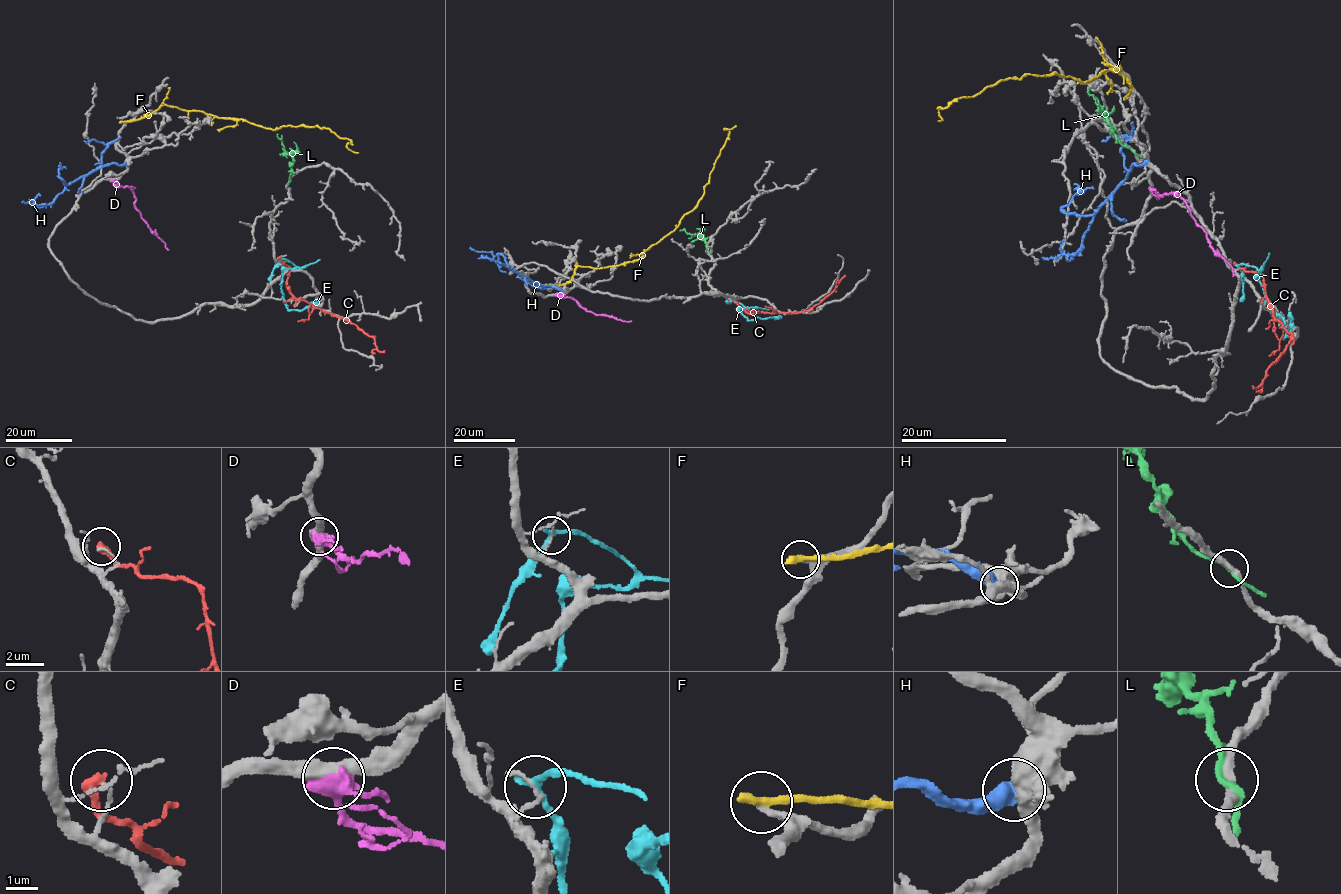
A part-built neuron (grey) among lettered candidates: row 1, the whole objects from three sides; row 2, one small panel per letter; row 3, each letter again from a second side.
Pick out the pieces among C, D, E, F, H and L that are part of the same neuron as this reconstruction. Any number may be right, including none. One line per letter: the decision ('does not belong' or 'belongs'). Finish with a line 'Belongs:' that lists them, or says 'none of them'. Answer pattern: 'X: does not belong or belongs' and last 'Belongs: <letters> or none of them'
C: does not belong
D: does not belong
E: does not belong
F: does not belong
H: does not belong
L: does not belong
Belongs: none of them

